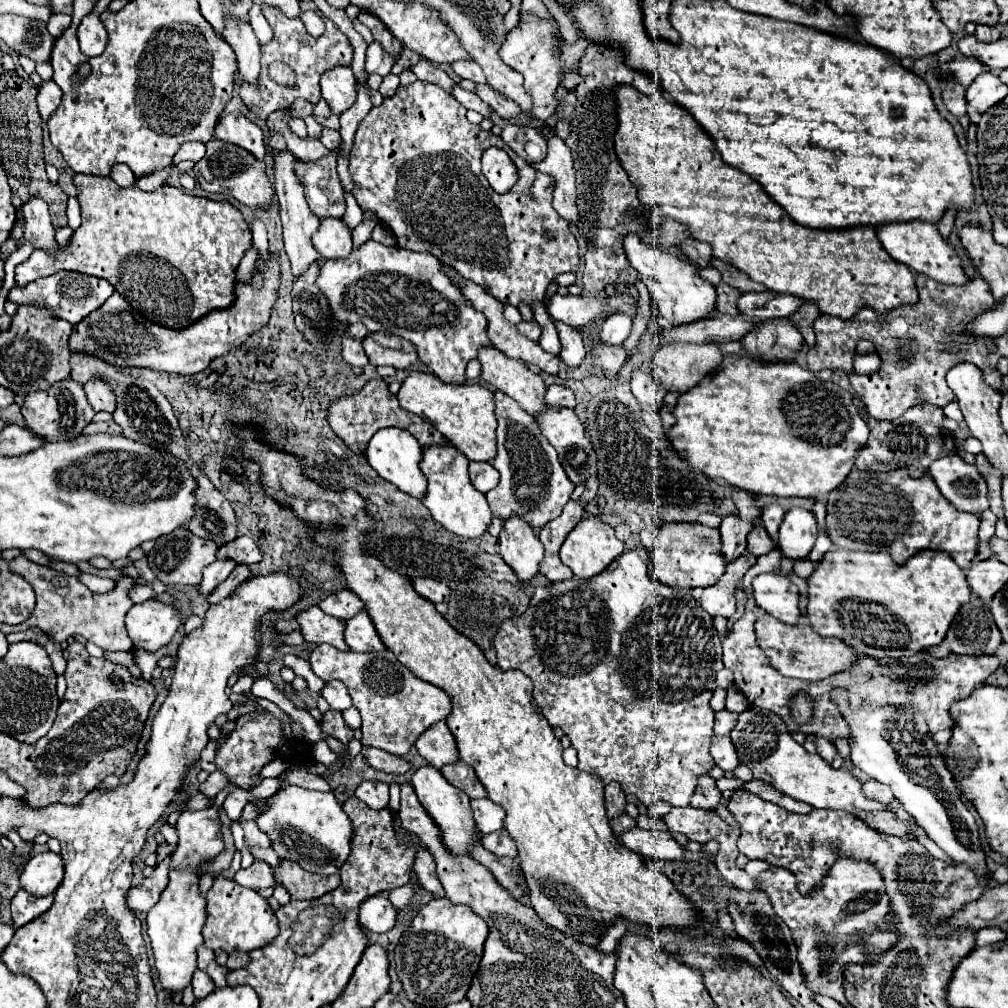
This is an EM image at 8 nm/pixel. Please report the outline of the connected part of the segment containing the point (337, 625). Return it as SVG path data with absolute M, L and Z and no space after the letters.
M310 606L308 610L300 612L296 620L302 626L300 630L308 644L330 644L338 650L348 650L348 644L342 636L344 622L324 614L324 610L320 610L318 606Z

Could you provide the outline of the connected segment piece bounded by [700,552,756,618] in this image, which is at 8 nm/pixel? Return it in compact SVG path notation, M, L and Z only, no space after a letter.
M744 552L732 564L726 566L724 576L714 584L704 588L700 606L710 614L710 616L724 616L730 618L736 612L736 586L746 574L746 570L754 564L754 556L750 552Z

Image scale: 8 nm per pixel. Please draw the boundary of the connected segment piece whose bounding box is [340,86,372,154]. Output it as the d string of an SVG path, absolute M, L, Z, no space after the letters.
M358 86L356 102L340 114L340 136L342 136L342 142L344 142L344 152L346 154L350 154L354 132L356 132L358 124L362 122L362 118L370 112L370 108L372 108L372 102L370 102L368 92L362 86Z

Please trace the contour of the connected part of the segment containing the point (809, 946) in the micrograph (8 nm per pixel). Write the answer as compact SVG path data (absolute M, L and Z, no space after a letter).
M842 858L830 868L822 888L810 892L808 896L800 896L794 884L780 882L788 880L786 876L790 874L784 868L772 866L770 870L762 872L758 880L762 882L762 890L770 896L776 914L792 932L798 946L798 962L810 988L816 994L826 994L848 1006L850 1004L843 987L844 966L850 962L864 964L868 958L874 958L896 944L896 934L882 922L890 902L882 876L868 862Z

